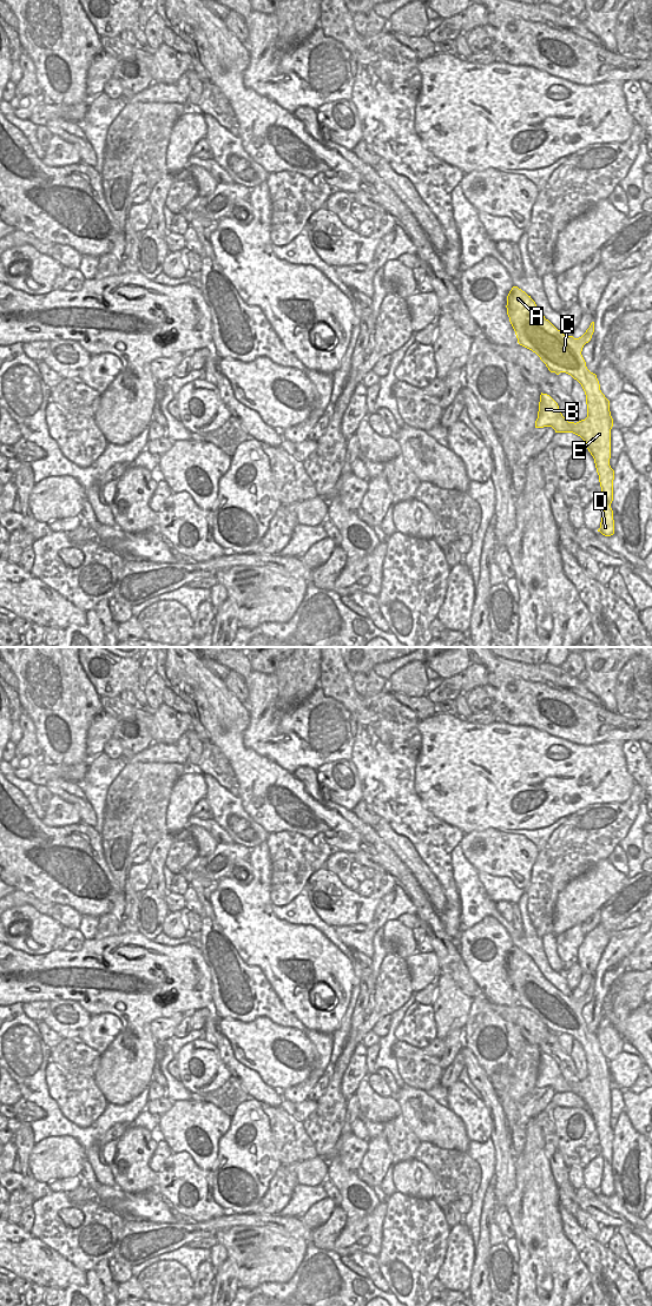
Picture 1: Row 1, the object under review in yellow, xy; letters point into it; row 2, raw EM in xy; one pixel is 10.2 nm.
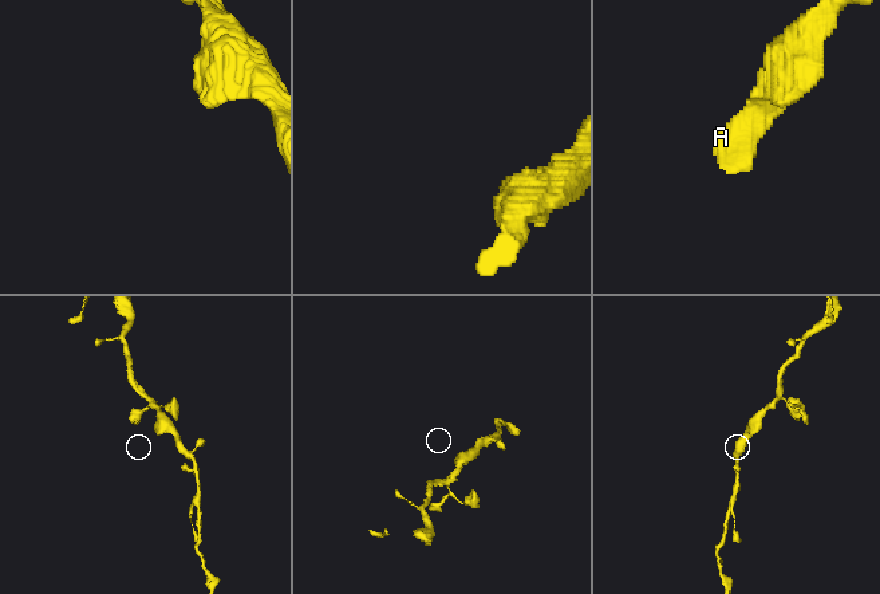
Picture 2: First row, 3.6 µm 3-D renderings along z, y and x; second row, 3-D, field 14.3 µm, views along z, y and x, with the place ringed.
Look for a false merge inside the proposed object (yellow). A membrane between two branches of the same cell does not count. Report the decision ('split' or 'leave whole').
leave whole

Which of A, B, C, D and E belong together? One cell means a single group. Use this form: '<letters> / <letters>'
A B C D E

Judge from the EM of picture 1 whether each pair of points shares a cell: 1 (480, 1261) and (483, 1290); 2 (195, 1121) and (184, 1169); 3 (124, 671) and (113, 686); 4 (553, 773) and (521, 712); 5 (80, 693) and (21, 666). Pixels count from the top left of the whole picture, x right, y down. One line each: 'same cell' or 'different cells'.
1: same cell
2: different cells
3: same cell
4: different cells
5: same cell

